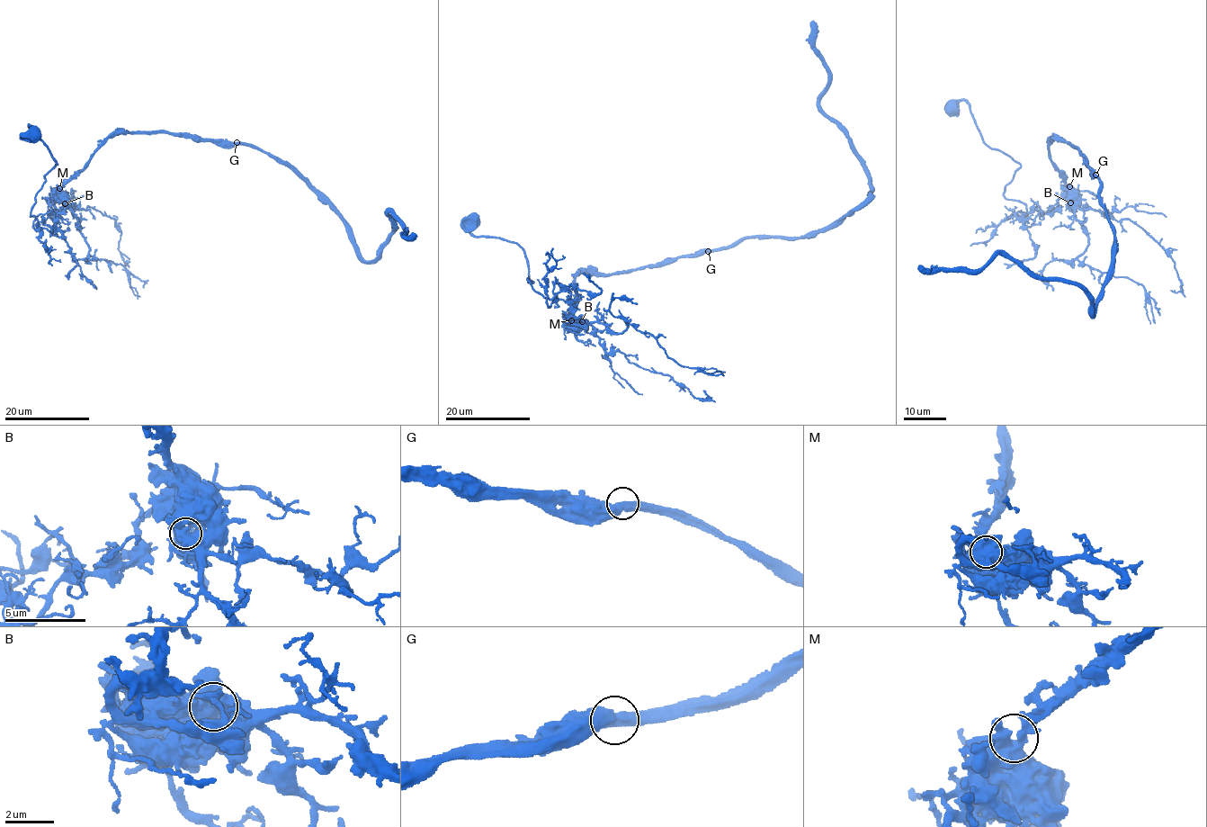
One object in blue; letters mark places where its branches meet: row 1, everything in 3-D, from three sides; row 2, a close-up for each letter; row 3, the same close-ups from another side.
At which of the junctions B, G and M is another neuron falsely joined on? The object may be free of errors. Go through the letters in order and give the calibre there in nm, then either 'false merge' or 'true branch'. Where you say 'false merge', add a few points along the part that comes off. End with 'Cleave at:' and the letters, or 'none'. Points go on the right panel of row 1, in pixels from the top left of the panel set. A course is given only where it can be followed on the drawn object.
B: calibre 440 nm; false merge; course (1070, 202), (1025, 225), (1026, 206), (1005, 195), (1021, 165), (984, 142), (965, 101), (946, 112)
G: calibre 500 nm; true branch
M: calibre 600 nm; true branch
Cleave at: B

